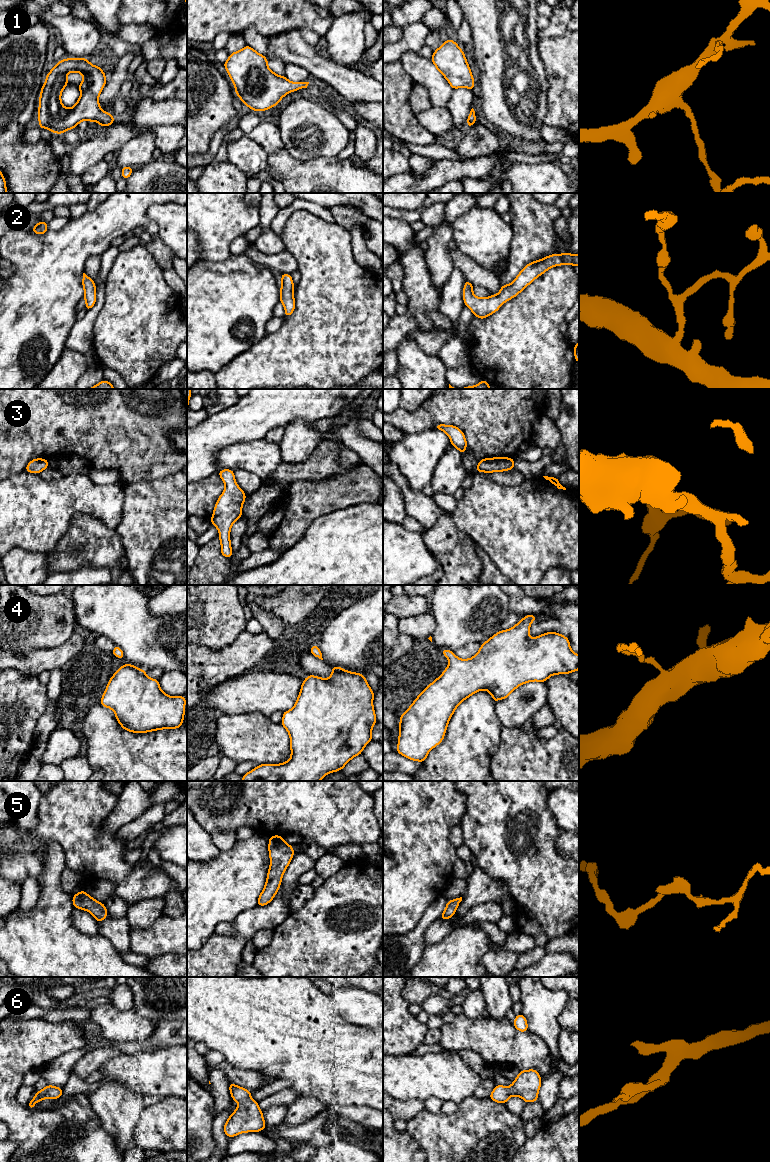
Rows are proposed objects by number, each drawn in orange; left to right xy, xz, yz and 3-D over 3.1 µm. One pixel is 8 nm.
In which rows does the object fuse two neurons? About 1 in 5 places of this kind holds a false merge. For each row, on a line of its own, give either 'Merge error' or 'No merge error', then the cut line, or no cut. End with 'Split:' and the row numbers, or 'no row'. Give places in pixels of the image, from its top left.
1: No merge error. No split
2: No merge error. No split
3: No merge error. No split
4: No merge error. No split
5: No merge error. No split
6: No merge error. No split
Split: no row

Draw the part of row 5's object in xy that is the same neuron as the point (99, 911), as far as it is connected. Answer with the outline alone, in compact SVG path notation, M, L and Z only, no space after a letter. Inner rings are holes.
M84 890L73 895L72 902L74 908L90 912L98 923L108 916L105 905L89 896Z

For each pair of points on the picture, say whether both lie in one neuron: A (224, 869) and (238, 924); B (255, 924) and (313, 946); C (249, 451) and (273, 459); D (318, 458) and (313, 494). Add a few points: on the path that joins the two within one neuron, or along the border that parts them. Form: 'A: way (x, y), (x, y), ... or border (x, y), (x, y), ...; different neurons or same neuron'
A: border (256, 906), (245, 909), (231, 922); different neurons
B: border (289, 913), (272, 929); different neurons
C: way (255, 457), (267, 457); same neuron
D: border (313, 480), (293, 480), (291, 482); different neurons

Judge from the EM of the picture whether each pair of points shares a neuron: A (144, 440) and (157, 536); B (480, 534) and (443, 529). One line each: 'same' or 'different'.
A: different
B: different

